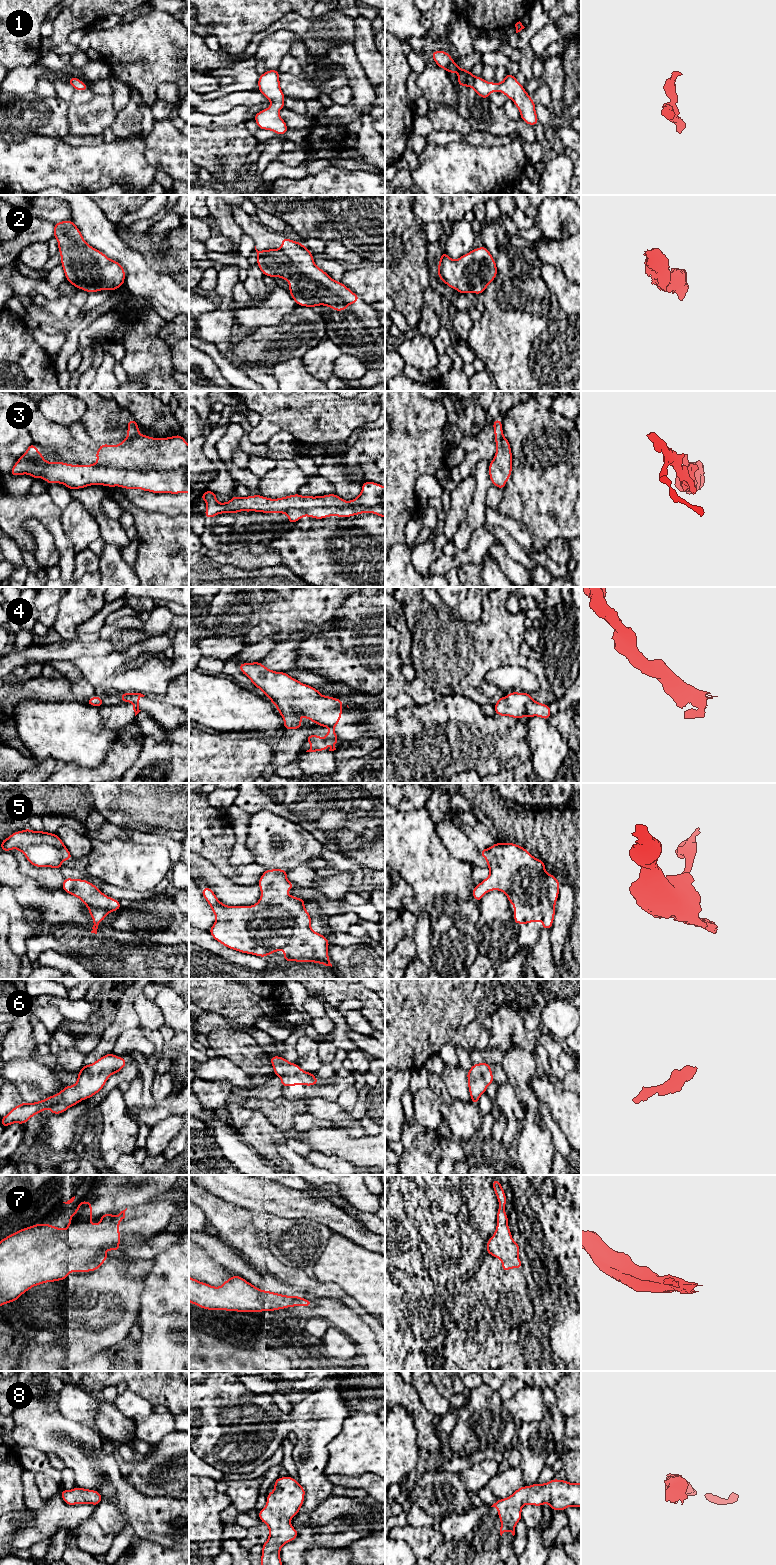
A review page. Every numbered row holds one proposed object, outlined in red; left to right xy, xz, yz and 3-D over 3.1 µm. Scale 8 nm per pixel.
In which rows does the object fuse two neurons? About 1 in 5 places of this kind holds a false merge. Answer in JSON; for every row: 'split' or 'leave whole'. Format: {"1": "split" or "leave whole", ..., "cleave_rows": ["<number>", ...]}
{"1": "leave whole", "2": "leave whole", "3": "leave whole", "4": "split", "5": "leave whole", "6": "leave whole", "7": "leave whole", "8": "leave whole", "cleave_rows": ["4"]}

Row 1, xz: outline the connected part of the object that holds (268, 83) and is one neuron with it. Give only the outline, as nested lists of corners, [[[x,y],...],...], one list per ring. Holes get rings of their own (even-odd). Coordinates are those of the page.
[[[271,69],[261,74],[258,79],[258,89],[271,102],[271,106],[254,115],[258,128],[271,130],[277,135],[284,135],[289,129],[280,117],[279,110],[285,107],[285,95],[280,88],[280,73]]]

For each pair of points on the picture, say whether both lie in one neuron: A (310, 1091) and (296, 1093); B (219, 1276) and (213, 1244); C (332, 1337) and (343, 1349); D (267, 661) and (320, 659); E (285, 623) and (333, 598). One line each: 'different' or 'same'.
A: same
B: different
C: same
D: different
E: same

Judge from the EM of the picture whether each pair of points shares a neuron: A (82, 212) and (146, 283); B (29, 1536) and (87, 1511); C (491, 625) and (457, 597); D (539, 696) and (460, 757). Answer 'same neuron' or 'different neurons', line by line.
A: same neuron
B: same neuron
C: different neurons
D: different neurons

